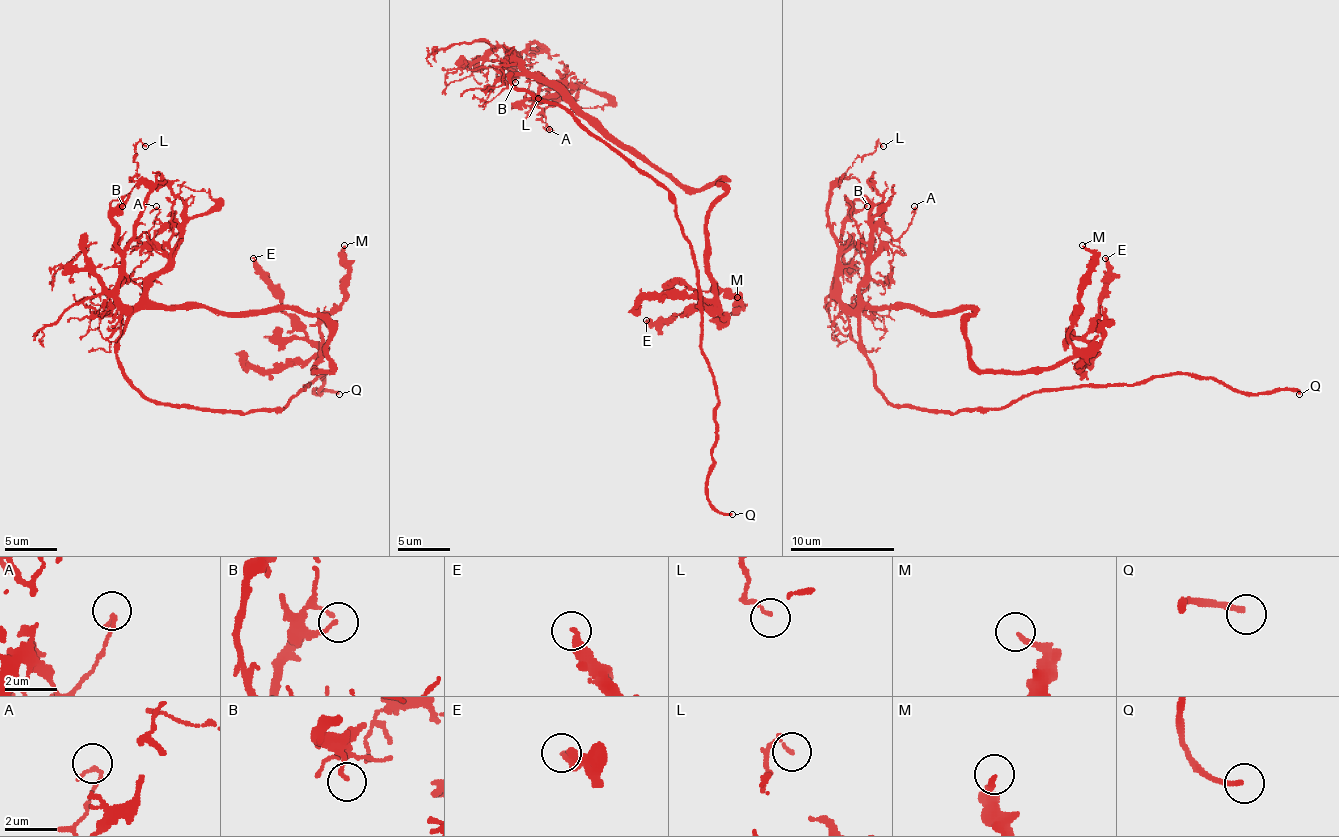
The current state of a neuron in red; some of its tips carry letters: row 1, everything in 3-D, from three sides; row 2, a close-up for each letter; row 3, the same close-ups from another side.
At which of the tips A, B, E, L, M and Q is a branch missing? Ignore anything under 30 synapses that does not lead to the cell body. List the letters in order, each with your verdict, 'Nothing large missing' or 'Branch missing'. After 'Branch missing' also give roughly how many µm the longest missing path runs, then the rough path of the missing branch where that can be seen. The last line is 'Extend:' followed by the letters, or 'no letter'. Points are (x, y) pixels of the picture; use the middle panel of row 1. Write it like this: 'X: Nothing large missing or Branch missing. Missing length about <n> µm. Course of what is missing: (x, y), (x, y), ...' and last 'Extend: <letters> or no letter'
A: Nothing large missing
B: Nothing large missing
E: Nothing large missing
L: Nothing large missing
M: Nothing large missing
Q: Branch missing. Missing length about 25 µm
Extend: Q

